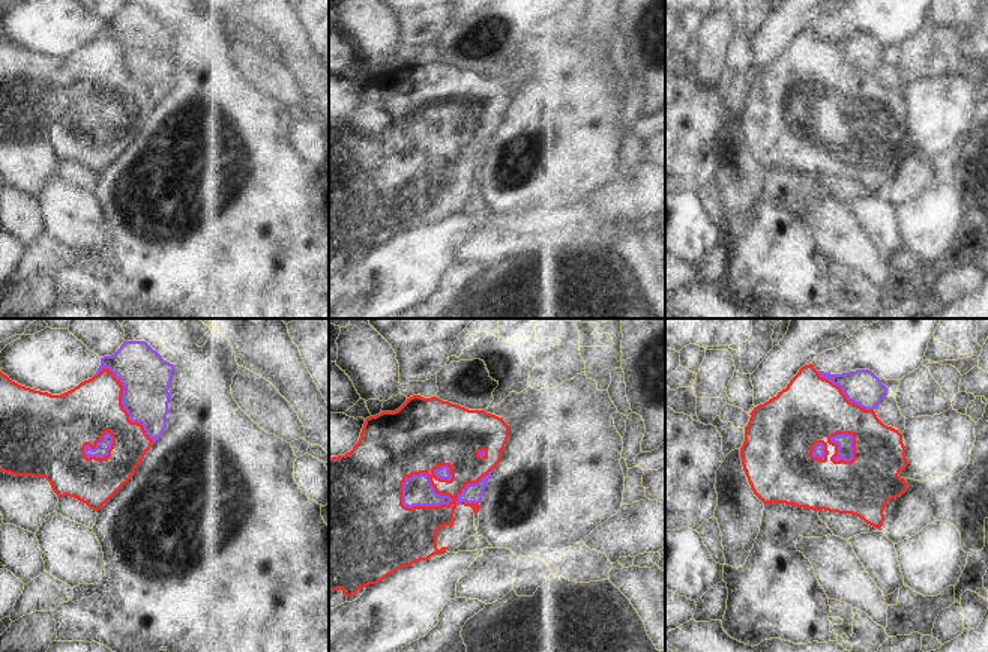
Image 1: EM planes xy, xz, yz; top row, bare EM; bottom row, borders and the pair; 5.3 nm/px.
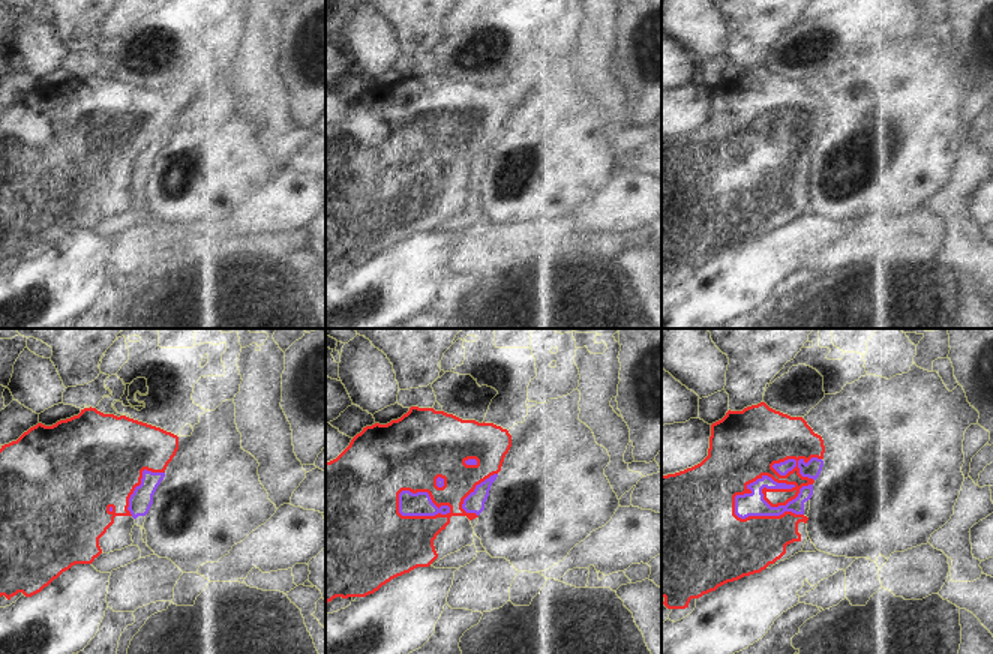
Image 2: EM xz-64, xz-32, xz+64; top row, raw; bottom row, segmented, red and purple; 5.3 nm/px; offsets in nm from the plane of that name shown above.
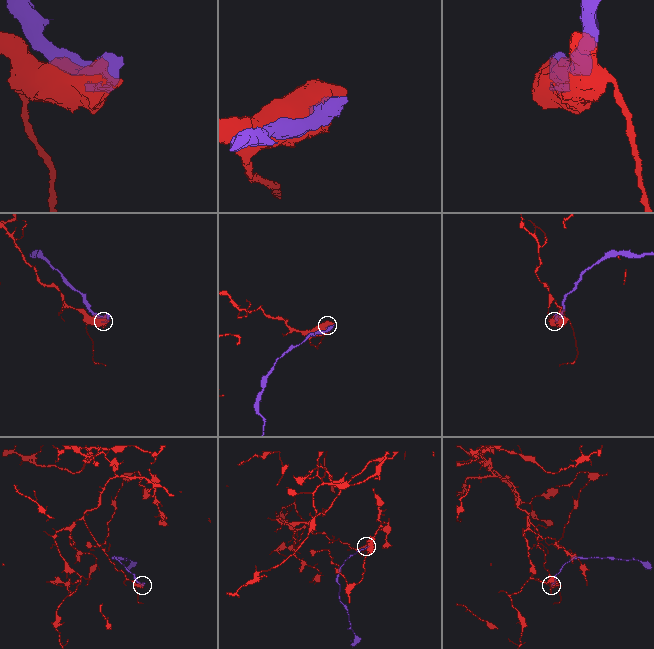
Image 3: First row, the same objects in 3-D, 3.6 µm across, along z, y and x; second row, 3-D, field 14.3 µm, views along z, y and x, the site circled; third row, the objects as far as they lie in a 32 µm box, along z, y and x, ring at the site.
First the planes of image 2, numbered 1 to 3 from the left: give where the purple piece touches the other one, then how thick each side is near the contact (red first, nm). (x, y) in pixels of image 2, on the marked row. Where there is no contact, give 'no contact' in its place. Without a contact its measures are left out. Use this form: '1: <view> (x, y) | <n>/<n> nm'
1: xz-64 (140, 483) | 480/120 nm
2: xz-32 (428, 492) | 400/130 nm
3: xz+64 (788, 489) | 220/130 nm

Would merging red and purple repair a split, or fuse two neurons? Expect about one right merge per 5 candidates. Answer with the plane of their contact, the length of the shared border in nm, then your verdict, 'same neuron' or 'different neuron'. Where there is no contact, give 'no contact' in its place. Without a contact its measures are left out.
xz | 300 nm | different neuron

